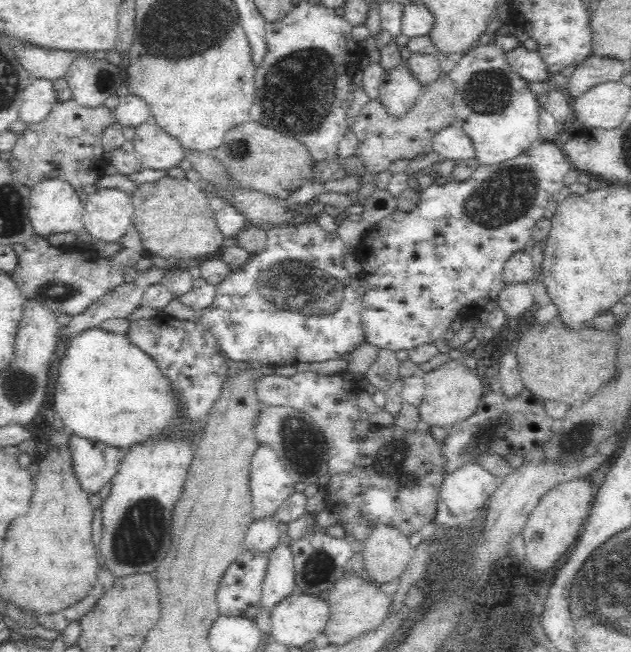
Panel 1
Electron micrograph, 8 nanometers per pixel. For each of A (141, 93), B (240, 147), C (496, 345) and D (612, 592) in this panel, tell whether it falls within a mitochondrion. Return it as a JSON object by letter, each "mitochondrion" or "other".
{"A":"other","B":"mitochondrion","C":"other","D":"mitochondrion"}

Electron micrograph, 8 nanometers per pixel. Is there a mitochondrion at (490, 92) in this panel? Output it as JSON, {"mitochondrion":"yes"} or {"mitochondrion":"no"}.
{"mitochondrion":"yes"}

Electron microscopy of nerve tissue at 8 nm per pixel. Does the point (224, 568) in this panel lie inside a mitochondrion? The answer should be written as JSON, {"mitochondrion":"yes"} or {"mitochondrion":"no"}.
{"mitochondrion":"no"}

